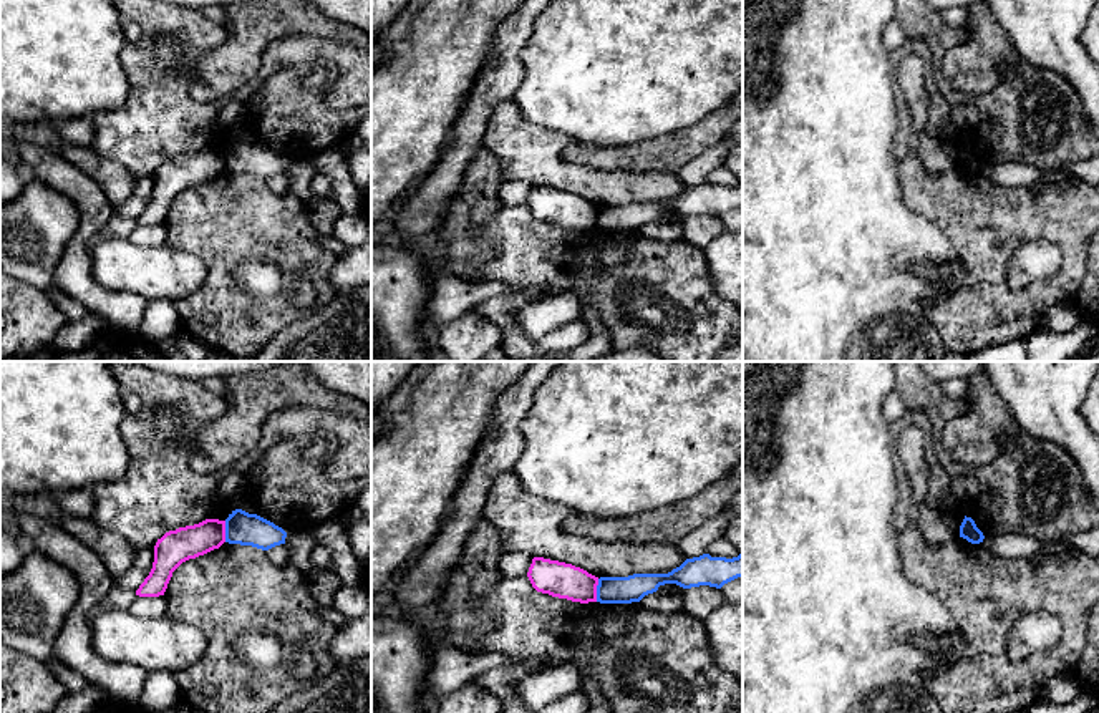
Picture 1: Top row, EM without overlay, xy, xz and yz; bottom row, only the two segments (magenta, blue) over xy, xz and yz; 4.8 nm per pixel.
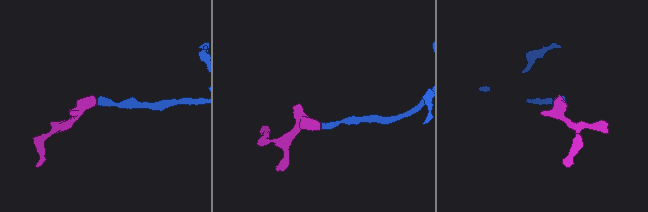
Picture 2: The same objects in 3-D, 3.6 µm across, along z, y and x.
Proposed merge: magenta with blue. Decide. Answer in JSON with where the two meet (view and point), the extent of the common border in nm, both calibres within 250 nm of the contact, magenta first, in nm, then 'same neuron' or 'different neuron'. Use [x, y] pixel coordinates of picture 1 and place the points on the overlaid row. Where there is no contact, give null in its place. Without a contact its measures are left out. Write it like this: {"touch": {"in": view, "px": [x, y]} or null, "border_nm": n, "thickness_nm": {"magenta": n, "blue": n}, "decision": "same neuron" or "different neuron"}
{"touch": {"in": "xz", "px": [595, 591]}, "border_nm": 110, "thickness_nm": {"magenta": 170, "blue": 130}, "decision": "different neuron"}

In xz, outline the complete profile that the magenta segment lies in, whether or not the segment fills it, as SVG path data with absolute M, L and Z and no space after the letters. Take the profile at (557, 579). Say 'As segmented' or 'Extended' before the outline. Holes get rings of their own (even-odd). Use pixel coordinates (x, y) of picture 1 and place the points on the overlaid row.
As segmented. M534 557L527 577L537 592L572 602L597 602L598 577L572 564Z

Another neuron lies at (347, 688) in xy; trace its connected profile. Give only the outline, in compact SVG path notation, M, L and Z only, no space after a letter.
M371 657L336 665L269 713L371 713Z

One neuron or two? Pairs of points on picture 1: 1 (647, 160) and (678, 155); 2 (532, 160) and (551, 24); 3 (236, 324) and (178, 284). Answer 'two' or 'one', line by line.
1: one
2: two
3: two

